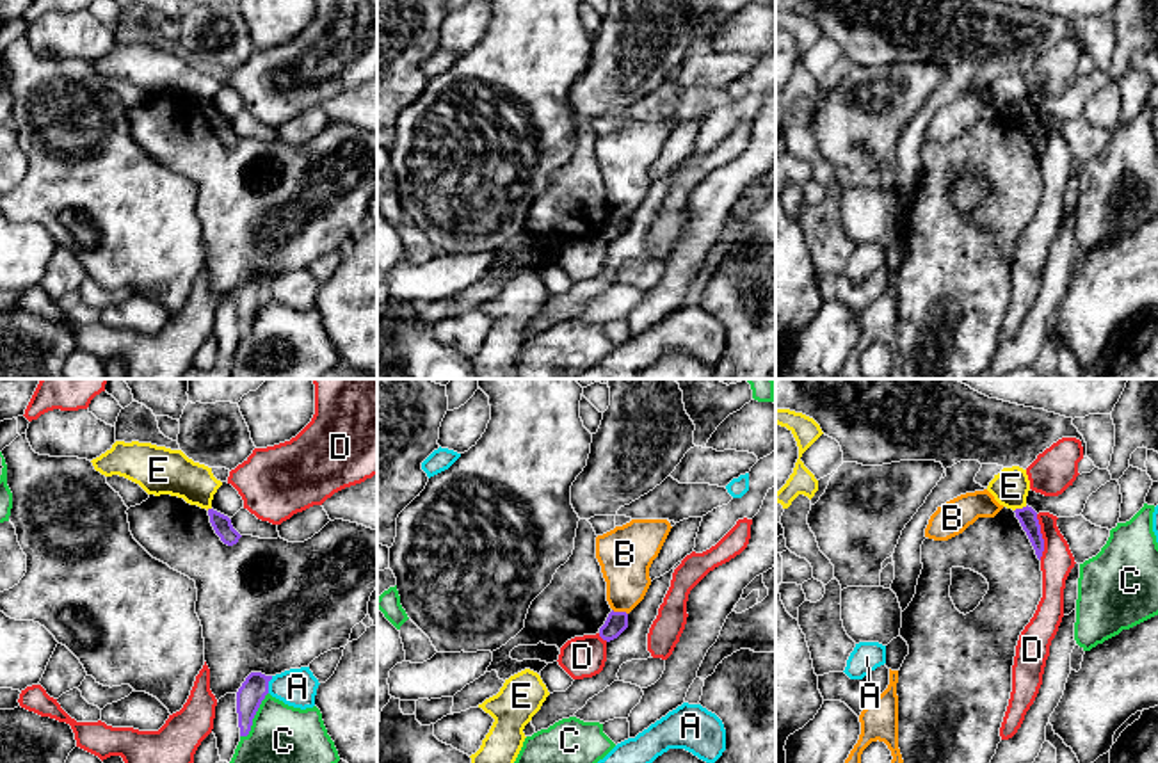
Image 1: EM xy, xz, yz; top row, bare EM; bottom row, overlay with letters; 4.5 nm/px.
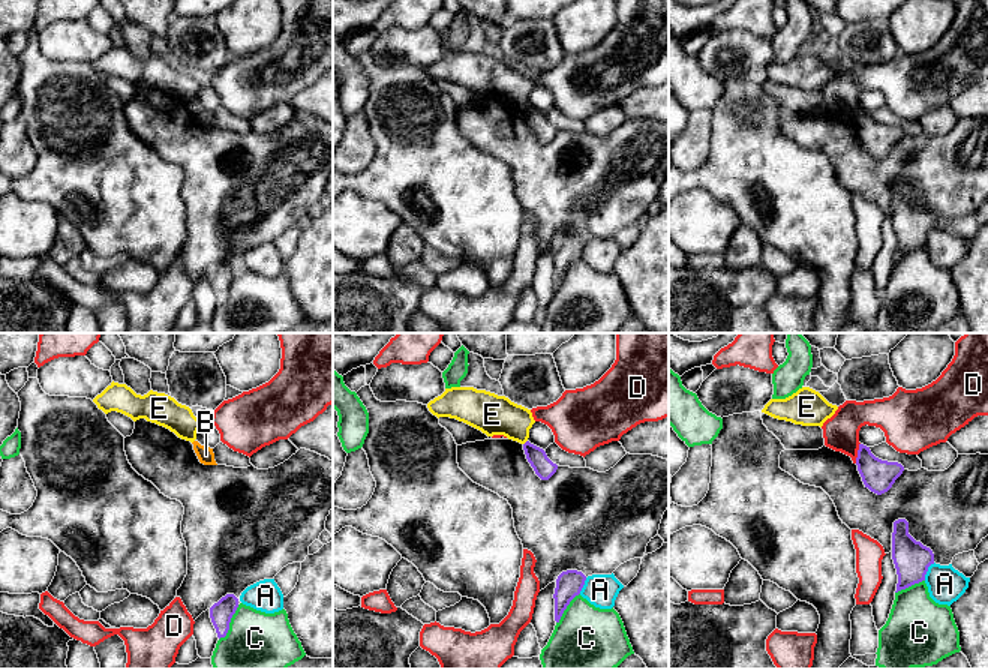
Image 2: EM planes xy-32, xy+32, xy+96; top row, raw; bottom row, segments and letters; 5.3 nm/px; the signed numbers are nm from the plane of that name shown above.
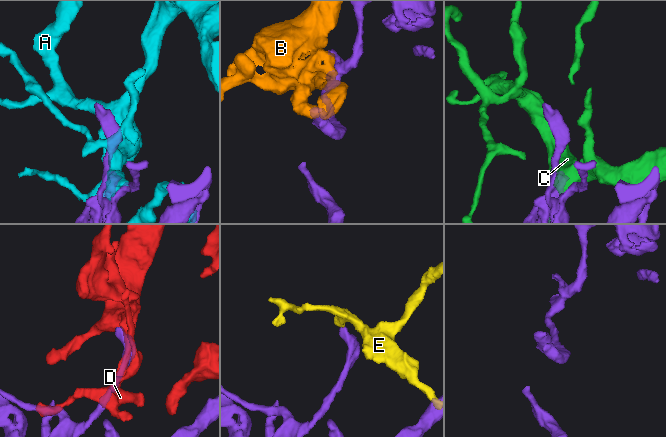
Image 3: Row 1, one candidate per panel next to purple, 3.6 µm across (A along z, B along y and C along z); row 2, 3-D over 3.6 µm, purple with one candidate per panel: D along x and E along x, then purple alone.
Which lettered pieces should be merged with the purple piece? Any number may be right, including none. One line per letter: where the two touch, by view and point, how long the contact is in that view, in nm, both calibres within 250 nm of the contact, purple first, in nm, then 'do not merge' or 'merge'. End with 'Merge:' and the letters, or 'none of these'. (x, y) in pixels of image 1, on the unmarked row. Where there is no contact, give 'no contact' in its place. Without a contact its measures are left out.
A: xy (267, 287) | 80 nm | 120/180 nm | do not merge
B: xz (619, 214) | 80 nm | 100/240 nm | do not merge
C: xy (253, 319) | 240 nm | 120/400 nm | do not merge
D: yz (1041, 139) | 200 nm | 90/150 nm | do not merge
E: yz (1020, 111) | 70 nm | 90/170 nm | do not merge
Merge: none of these

